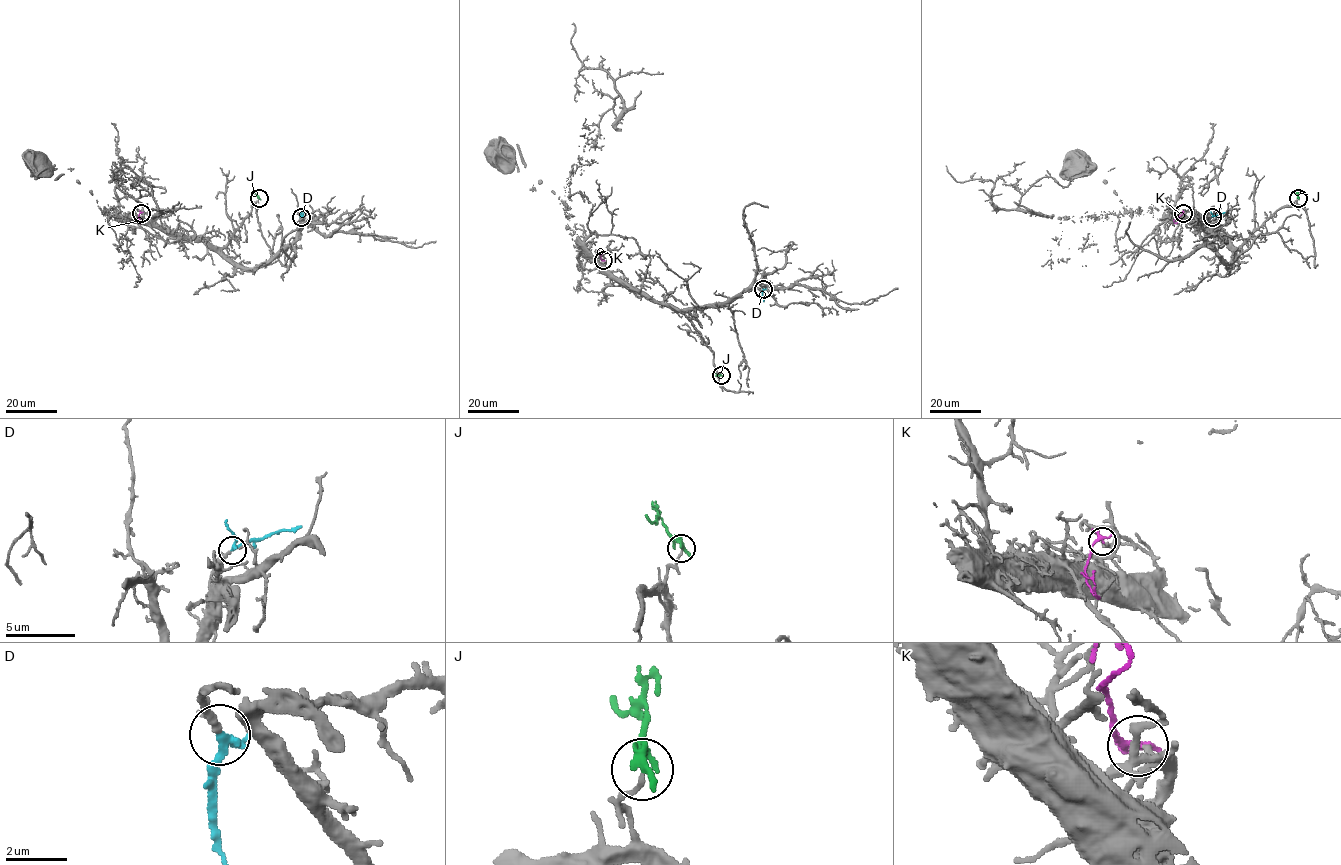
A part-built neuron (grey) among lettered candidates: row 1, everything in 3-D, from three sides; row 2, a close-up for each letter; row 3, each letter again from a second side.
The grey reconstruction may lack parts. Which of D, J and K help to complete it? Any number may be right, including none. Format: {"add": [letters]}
{"add": ["D"]}

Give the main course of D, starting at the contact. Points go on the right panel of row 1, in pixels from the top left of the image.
D: (1211, 217), (1224, 212)

